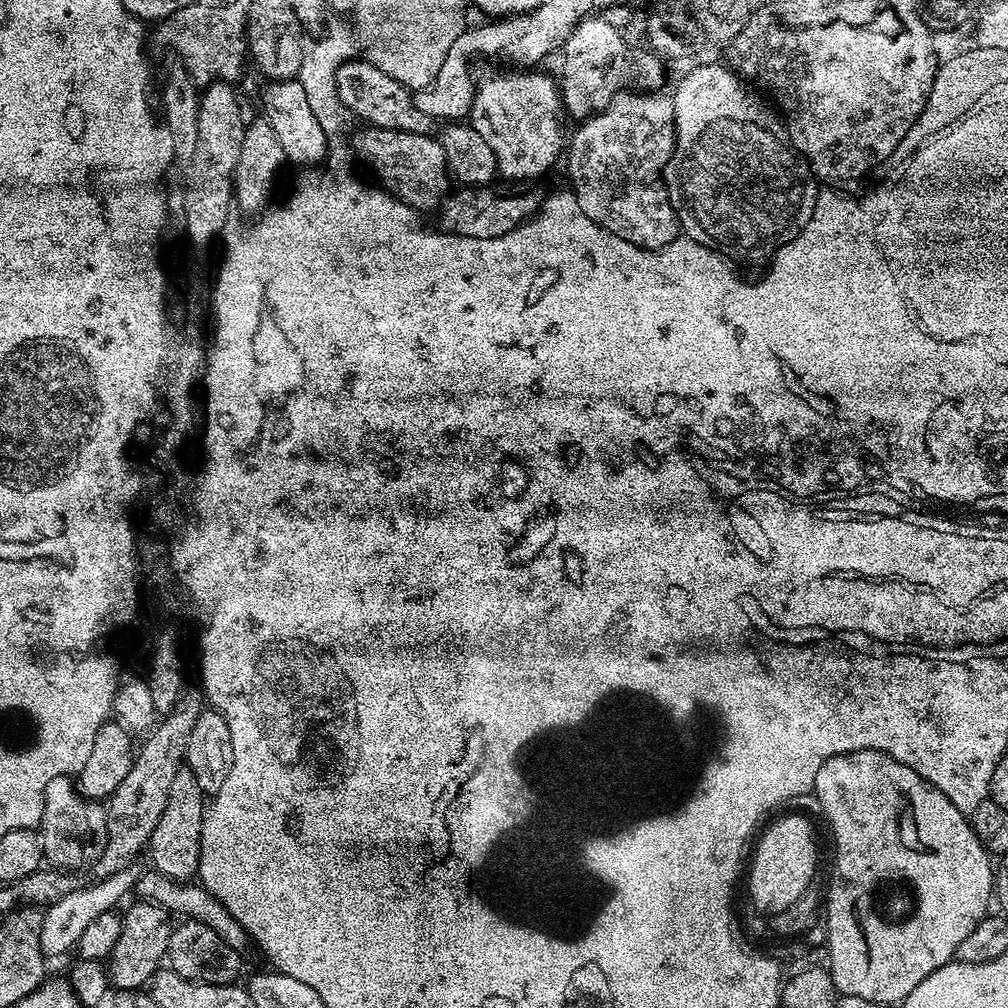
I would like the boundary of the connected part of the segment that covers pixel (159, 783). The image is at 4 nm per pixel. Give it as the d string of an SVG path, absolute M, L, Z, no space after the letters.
M184 690L180 697L174 702L173 709L160 720L161 724L149 734L144 740L144 745L139 745L138 755L132 761L130 772L126 778L122 779L122 784L112 792L106 800L106 811L108 813L108 845L104 847L104 853L100 855L100 860L94 865L94 872L97 877L103 878L112 876L118 870L129 867L133 863L132 859L149 847L149 840L158 826L159 818L166 808L166 802L170 797L170 786L173 785L174 776L179 768L185 763L190 734L194 730L194 722L206 711L206 696L203 691L189 692Z

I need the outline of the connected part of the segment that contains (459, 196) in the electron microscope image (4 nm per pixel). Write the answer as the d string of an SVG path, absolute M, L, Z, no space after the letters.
M461 187L460 192L453 191L438 209L439 227L445 233L464 238L498 238L517 231L529 218L537 215L542 200L532 192L521 196L507 196L504 192L495 192L495 187L469 188Z

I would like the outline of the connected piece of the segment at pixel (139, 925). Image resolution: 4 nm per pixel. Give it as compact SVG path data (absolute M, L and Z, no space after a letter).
M135 902L123 913L122 934L118 934L118 946L114 946L107 965L111 983L120 990L140 990L160 971L168 954L168 943L174 927L170 913L161 904Z

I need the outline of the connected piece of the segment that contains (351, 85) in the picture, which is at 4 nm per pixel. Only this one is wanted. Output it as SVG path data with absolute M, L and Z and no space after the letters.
M367 62L352 63L341 64L336 72L336 93L340 99L341 109L349 117L357 116L358 119L365 120L365 125L374 128L415 133L422 123L422 117L416 109L413 93Z

